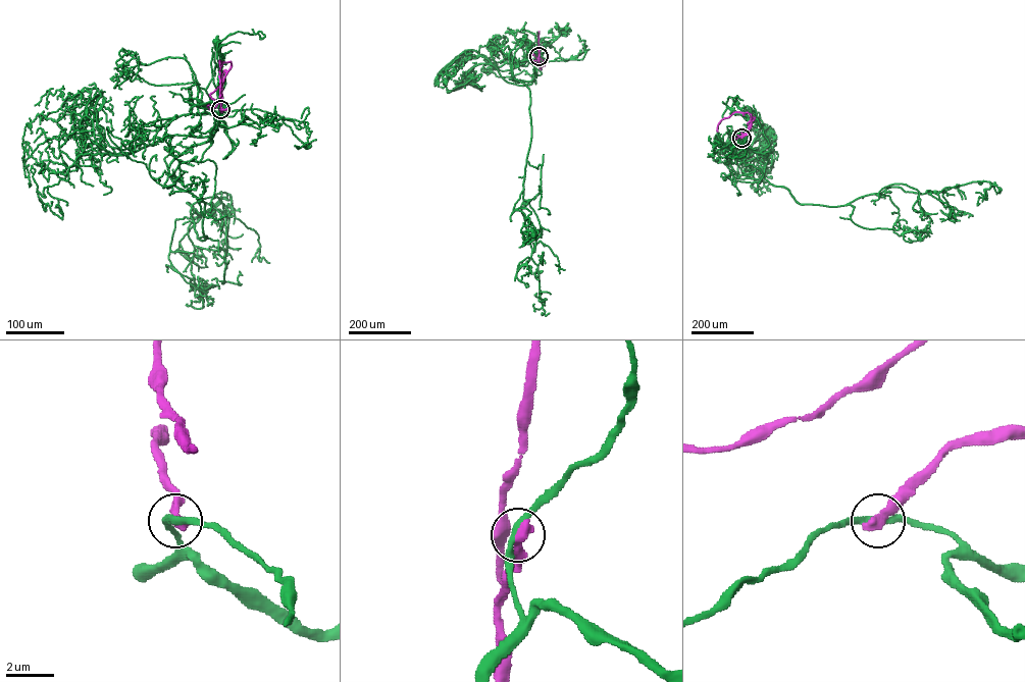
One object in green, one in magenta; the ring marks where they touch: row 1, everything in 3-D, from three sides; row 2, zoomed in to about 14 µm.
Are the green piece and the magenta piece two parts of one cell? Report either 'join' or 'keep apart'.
keep apart

